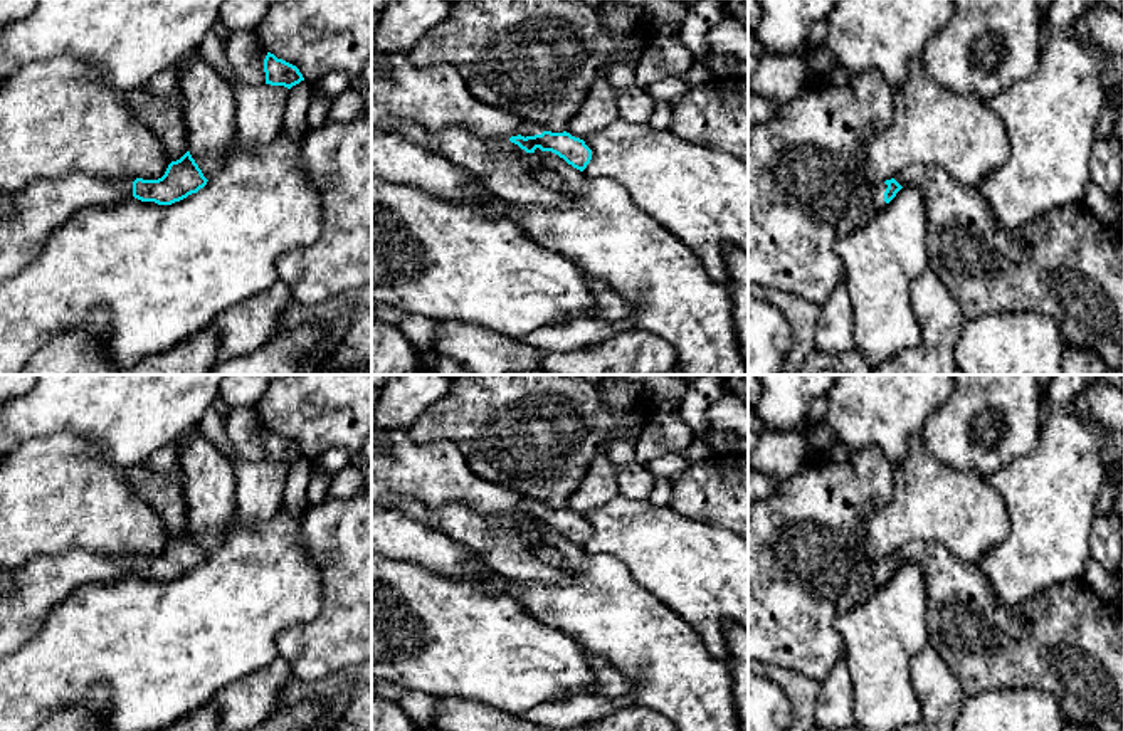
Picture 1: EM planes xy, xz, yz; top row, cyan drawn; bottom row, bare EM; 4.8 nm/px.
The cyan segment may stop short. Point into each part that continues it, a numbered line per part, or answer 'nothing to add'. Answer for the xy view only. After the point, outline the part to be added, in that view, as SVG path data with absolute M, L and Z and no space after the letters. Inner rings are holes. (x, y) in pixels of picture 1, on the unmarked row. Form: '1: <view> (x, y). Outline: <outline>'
1: xy (27, 594). Outline: M76 548L59 556L34 556L15 570L0 570L0 657L35 635L49 612L74 588L131 575L133 558Z

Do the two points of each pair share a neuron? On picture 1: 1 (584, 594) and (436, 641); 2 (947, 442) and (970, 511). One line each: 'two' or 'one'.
1: two
2: two

